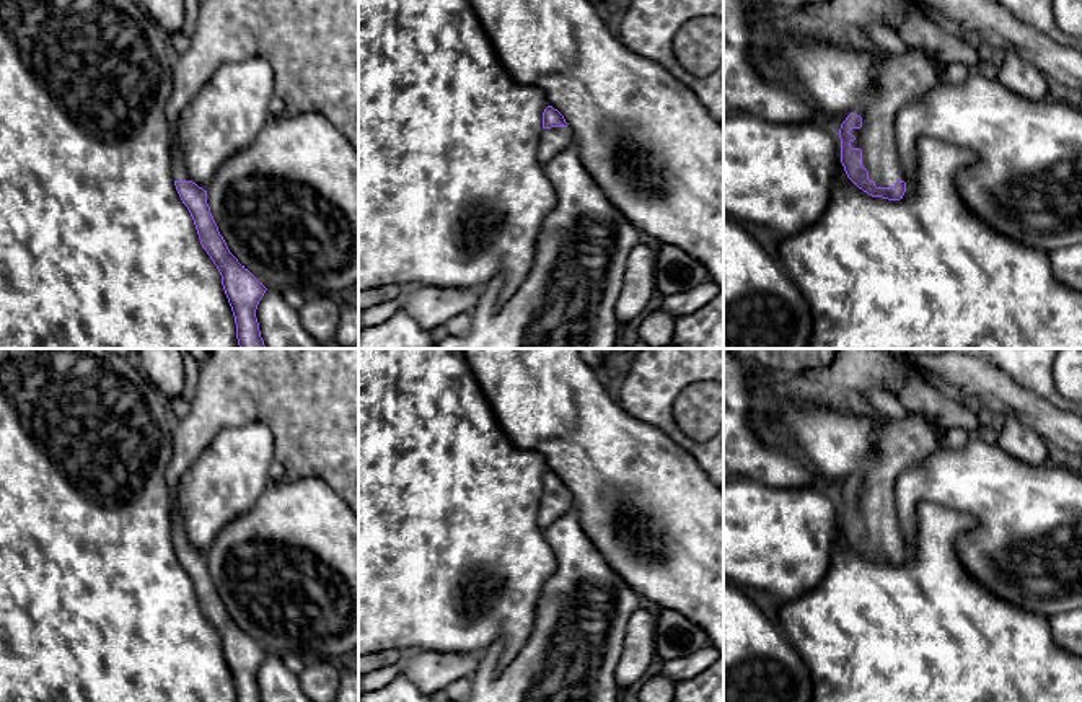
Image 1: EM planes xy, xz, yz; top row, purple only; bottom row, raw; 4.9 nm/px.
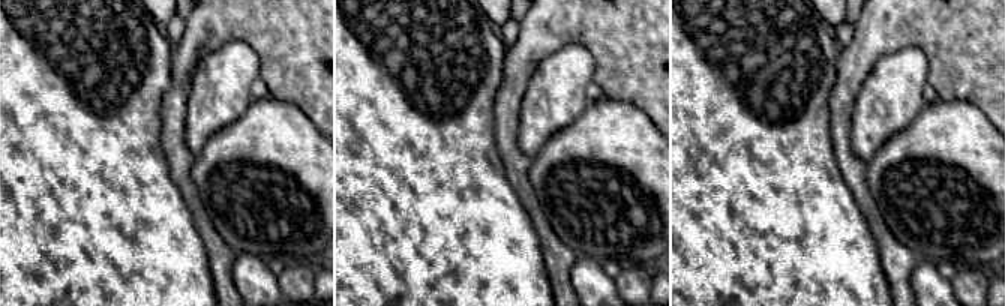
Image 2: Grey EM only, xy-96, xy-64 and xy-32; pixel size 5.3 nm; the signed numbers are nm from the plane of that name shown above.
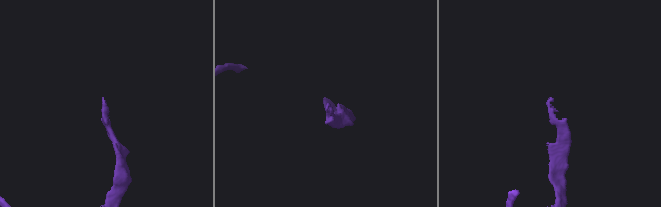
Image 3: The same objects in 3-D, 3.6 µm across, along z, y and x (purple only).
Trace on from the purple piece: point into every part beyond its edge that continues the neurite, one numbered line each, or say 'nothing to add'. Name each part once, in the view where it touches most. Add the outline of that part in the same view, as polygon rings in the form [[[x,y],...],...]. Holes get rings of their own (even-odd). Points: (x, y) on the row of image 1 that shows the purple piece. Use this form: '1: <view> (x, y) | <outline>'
1: yz (900, 78) | [[[921,47],[903,54],[882,55],[875,70],[875,99],[857,107],[860,129],[851,129],[855,137],[852,148],[862,150],[862,166],[877,187],[893,187],[904,181],[895,138],[898,111],[921,99],[939,83],[935,65]]]

